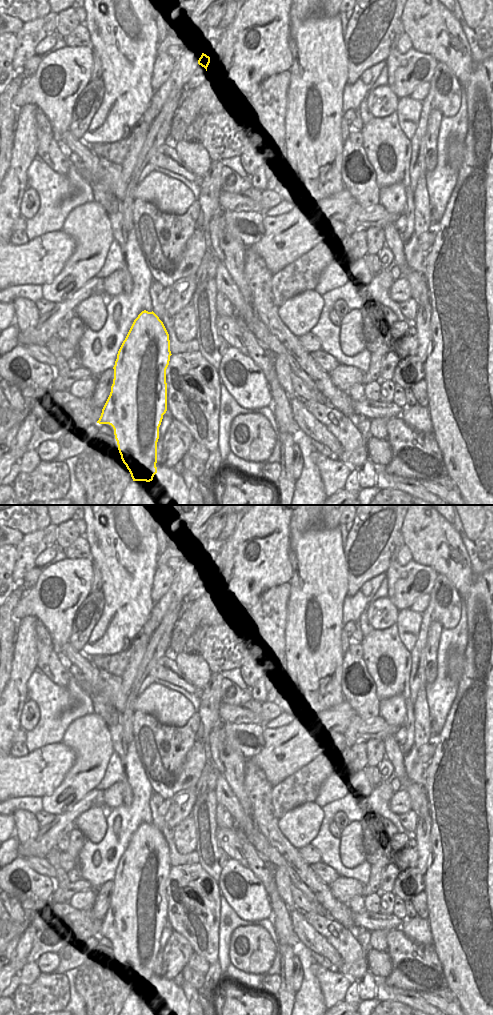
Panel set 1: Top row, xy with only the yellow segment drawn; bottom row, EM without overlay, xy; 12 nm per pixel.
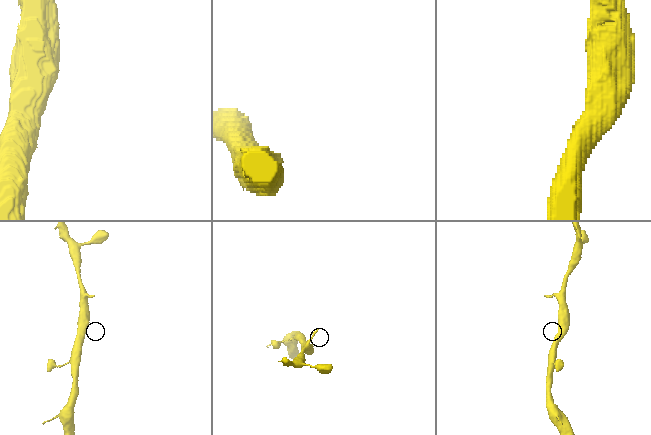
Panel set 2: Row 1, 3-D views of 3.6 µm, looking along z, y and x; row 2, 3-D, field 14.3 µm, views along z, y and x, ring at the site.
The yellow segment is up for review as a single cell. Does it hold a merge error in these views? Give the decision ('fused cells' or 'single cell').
single cell

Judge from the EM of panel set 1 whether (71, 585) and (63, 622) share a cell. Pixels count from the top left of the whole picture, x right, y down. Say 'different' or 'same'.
same

